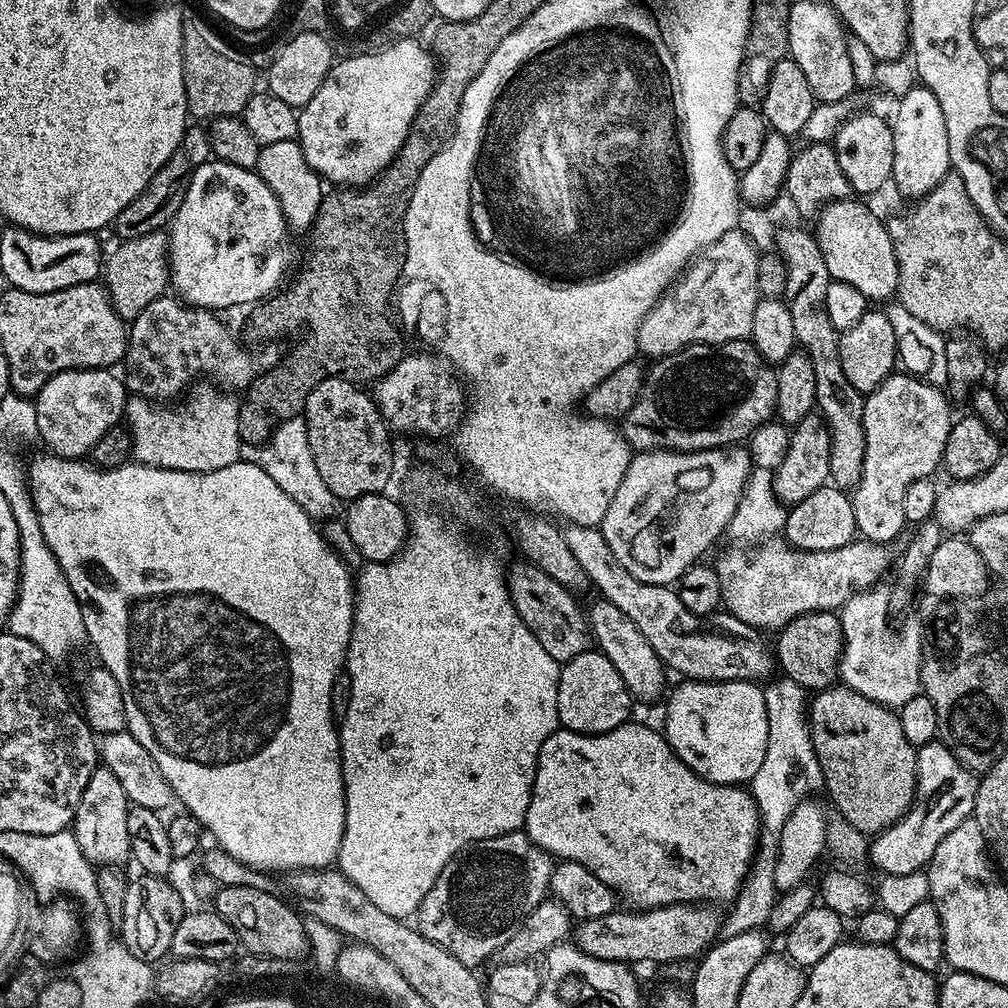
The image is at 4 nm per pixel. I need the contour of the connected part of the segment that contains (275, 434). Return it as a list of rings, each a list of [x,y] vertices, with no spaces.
[[[303,415],[282,422],[272,431],[272,437],[264,444],[241,443],[240,454],[251,464],[262,466],[262,470],[266,470],[266,474],[270,474],[270,478],[278,482],[278,487],[285,494],[290,494],[290,498],[294,498],[298,506],[302,506],[302,510],[312,521],[328,520],[339,508],[341,511],[342,502],[334,494],[334,490],[326,486],[322,474],[318,474],[318,466],[314,463],[314,454],[310,450],[308,427]]]

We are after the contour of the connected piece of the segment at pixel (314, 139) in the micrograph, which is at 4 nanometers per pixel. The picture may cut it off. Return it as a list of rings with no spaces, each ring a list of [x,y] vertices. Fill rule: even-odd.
[[[419,39],[398,40],[389,44],[388,47],[381,48],[380,51],[372,51],[362,56],[350,56],[340,58],[333,63],[332,69],[328,71],[328,76],[324,80],[324,84],[318,90],[318,94],[314,94],[314,98],[310,98],[310,102],[306,102],[306,106],[299,109],[298,115],[298,139],[302,146],[302,154],[306,154],[306,162],[310,162],[310,166],[325,181],[333,180],[336,186],[364,186],[376,179],[386,165],[396,157],[398,150],[402,146],[402,142],[406,142],[408,133],[412,131],[412,123],[418,114],[418,110],[422,106],[422,102],[426,102],[426,98],[432,93],[432,84],[436,81],[438,71],[437,61],[434,59],[433,53],[428,52],[420,45]]]

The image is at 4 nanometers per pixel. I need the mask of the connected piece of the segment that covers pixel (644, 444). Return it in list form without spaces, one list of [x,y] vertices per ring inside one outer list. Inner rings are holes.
[[[735,340],[734,342],[726,342],[715,346],[711,344],[691,344],[689,348],[678,350],[669,356],[659,357],[653,364],[656,365],[647,369],[644,385],[634,402],[634,406],[622,417],[622,431],[628,447],[633,450],[653,452],[656,448],[669,448],[671,452],[697,452],[698,450],[708,450],[710,448],[727,448],[747,441],[753,430],[773,419],[776,410],[776,395],[778,394],[776,368],[768,361],[763,360],[756,347],[748,340]]]

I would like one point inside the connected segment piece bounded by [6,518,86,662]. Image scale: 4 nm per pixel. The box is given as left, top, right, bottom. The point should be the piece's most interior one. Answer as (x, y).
(45, 612)

